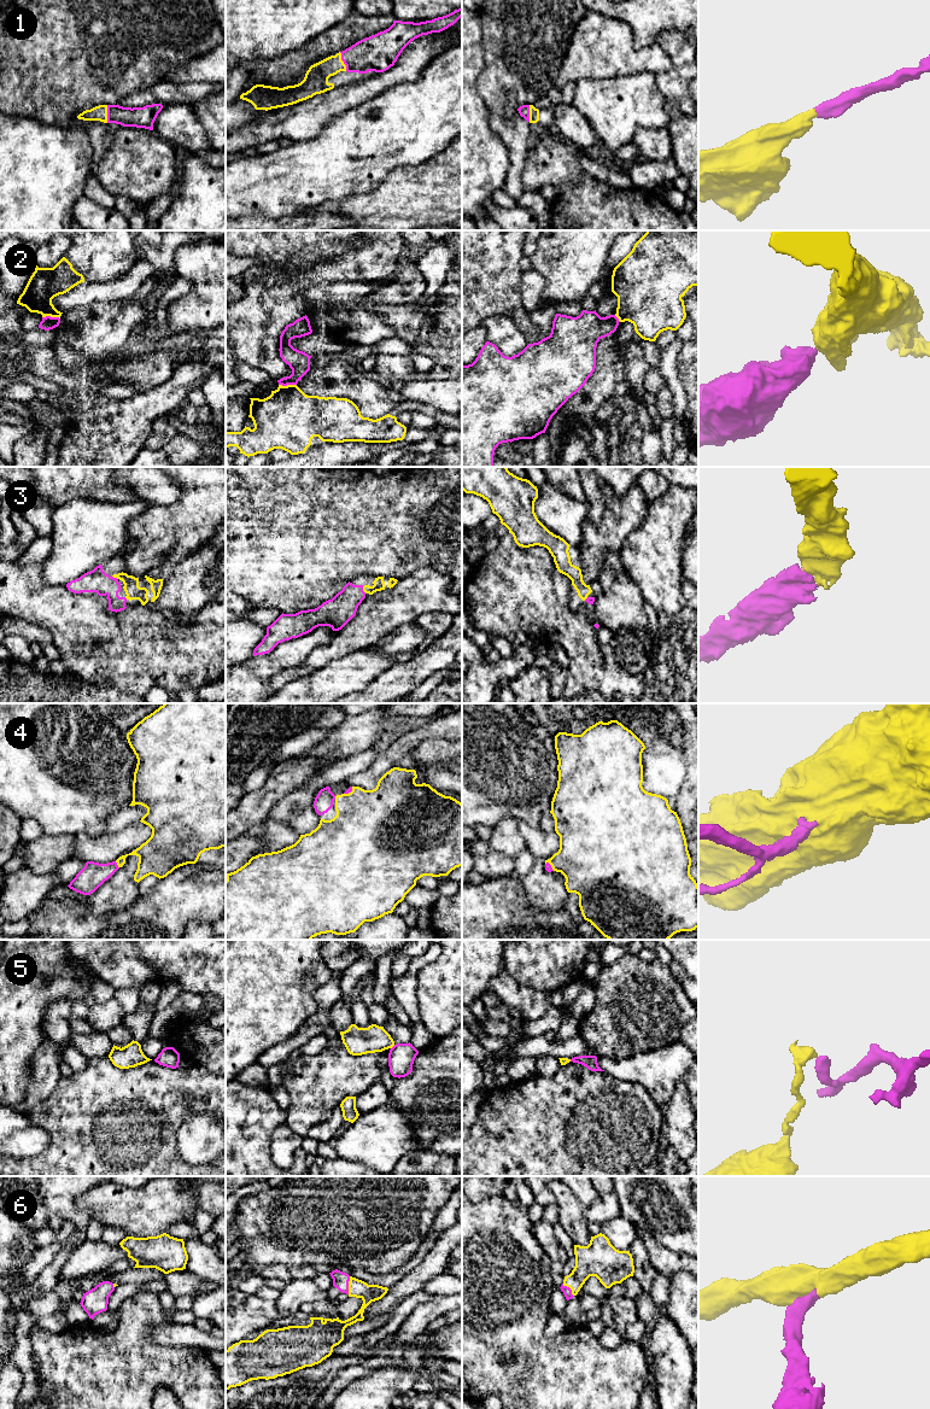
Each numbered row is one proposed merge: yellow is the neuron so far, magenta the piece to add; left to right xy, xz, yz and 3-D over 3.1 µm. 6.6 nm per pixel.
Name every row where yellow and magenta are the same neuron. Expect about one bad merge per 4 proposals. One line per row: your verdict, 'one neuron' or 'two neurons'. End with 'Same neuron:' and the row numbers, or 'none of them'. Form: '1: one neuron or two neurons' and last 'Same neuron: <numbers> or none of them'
1: one neuron
2: two neurons
3: one neuron
4: one neuron
5: two neurons
6: one neuron
Same neuron: 1, 3, 4, 6

